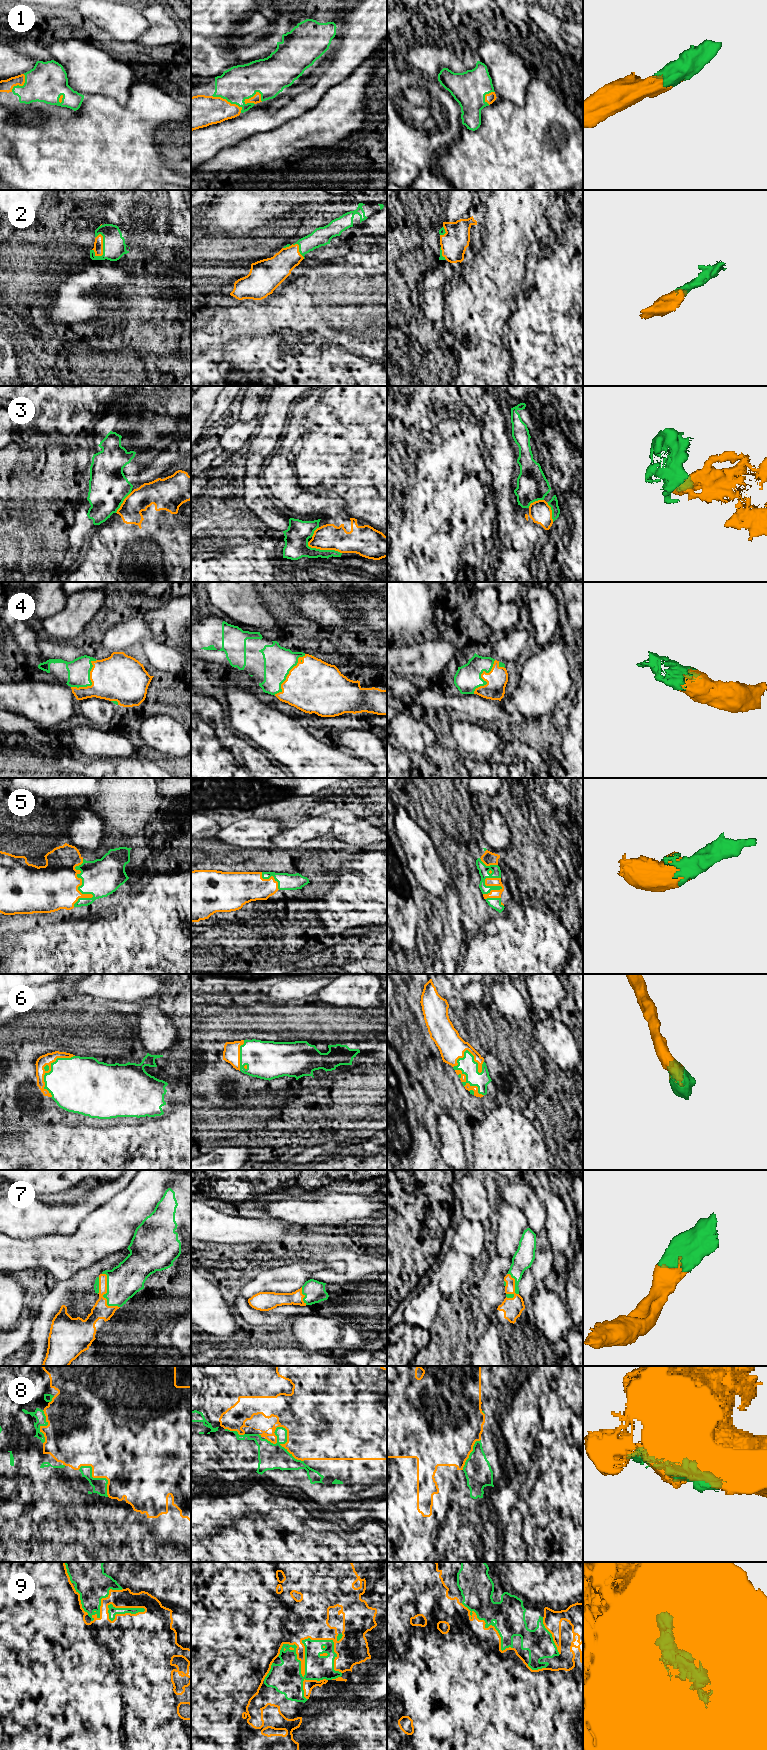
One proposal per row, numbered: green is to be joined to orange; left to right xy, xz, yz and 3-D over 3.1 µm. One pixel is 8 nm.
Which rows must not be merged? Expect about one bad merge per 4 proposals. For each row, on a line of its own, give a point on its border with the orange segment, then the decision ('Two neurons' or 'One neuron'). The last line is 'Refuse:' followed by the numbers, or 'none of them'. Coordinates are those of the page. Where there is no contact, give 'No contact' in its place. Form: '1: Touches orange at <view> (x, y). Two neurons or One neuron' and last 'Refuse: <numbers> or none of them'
1: Touches orange at xz (253, 96). One neuron
2: Touches orange at xy (102, 247). One neuron
3: Touches orange at xz (323, 549). Two neurons
4: Touches orange at xz (288, 674). One neuron
5: Touches orange at xy (78, 890). One neuron
6: Touches orange at xy (49, 1069). One neuron
7: Touches orange at xy (104, 1293). One neuron
8: Touches orange at xz (287, 1432). One neuron
9: Touches orange at xz (304, 1655). One neuron
Refuse: 3

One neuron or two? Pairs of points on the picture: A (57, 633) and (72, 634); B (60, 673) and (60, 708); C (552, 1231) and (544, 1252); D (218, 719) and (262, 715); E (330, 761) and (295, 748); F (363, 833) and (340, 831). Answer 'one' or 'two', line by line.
A: one
B: two
C: two
D: two
E: one
F: one

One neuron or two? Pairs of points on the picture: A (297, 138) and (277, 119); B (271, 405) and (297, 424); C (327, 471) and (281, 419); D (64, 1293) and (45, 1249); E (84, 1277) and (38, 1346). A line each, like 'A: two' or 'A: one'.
A: two
B: two
C: two
D: two
E: one

